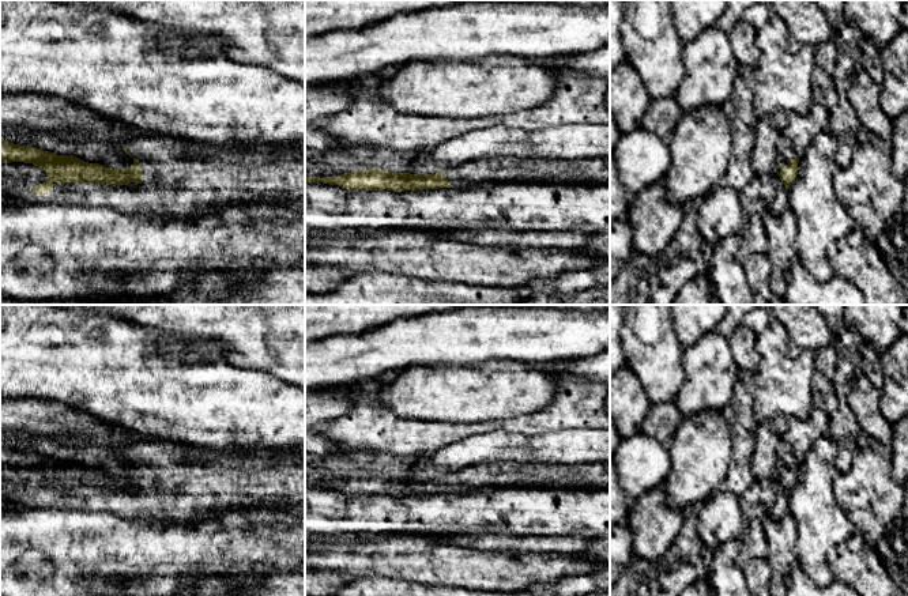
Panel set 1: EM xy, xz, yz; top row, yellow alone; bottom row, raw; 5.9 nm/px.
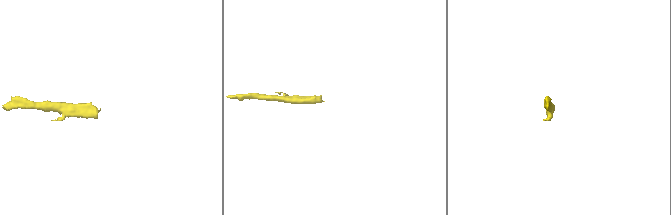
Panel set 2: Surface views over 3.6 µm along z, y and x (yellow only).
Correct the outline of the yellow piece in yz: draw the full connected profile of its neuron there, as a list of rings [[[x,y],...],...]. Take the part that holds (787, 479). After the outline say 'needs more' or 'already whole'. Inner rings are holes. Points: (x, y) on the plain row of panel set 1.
[[[781,440],[777,446],[780,484],[788,493],[796,483],[799,463],[790,442]]] | needs more

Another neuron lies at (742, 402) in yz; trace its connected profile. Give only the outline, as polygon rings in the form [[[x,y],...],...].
[[[739,369],[730,405],[734,411],[738,429],[750,435],[756,434],[758,426],[753,412],[754,391],[756,374]]]

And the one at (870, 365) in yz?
[[[863,340],[859,343],[859,354],[862,358],[859,373],[864,374],[877,389],[881,389],[885,385],[885,373],[879,361],[881,355],[870,343]]]

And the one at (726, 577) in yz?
[[[727,540],[713,548],[712,567],[707,576],[712,596],[751,596],[736,557],[742,540]]]

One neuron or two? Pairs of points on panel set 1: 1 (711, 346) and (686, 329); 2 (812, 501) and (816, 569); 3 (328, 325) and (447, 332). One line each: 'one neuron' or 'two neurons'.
1: two neurons
2: one neuron
3: two neurons

